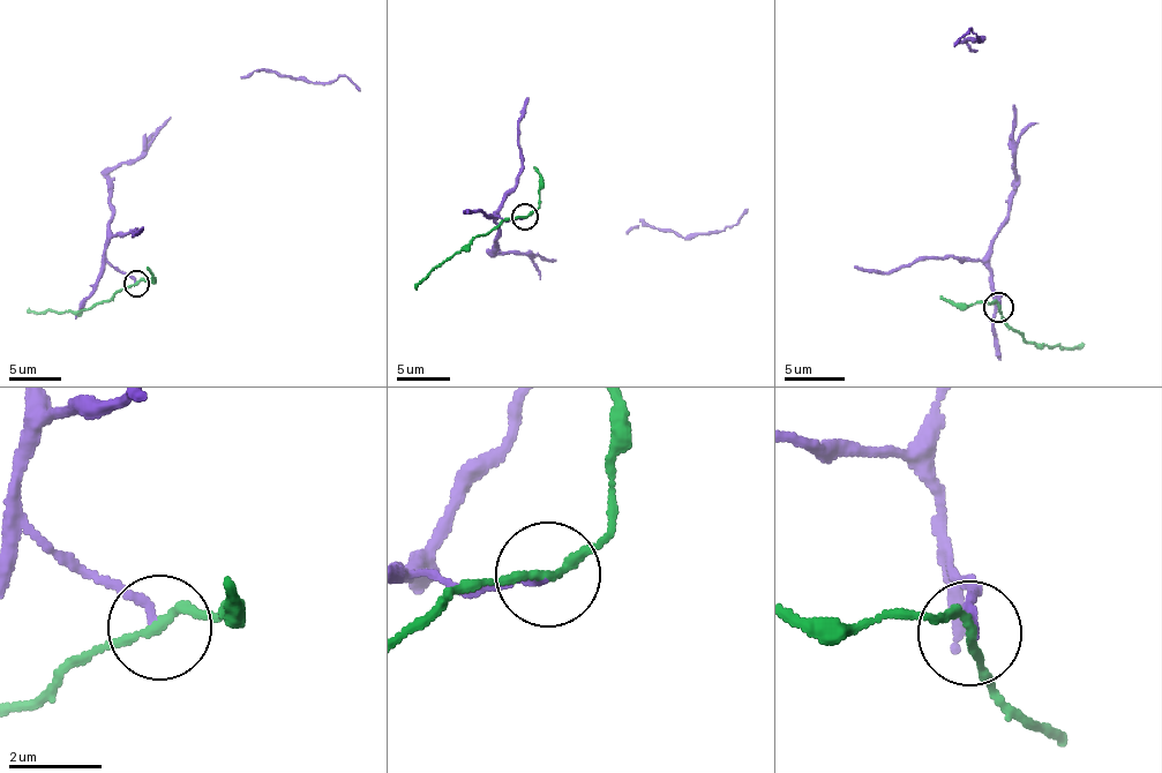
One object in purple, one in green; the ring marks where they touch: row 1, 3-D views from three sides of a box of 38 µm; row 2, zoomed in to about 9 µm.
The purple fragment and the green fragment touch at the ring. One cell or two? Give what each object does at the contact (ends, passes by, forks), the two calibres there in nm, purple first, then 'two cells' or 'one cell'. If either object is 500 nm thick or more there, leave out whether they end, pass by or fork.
purple ends there; green passes by; 190 nm thick on the purple side, 180 nm on the other; two cells

